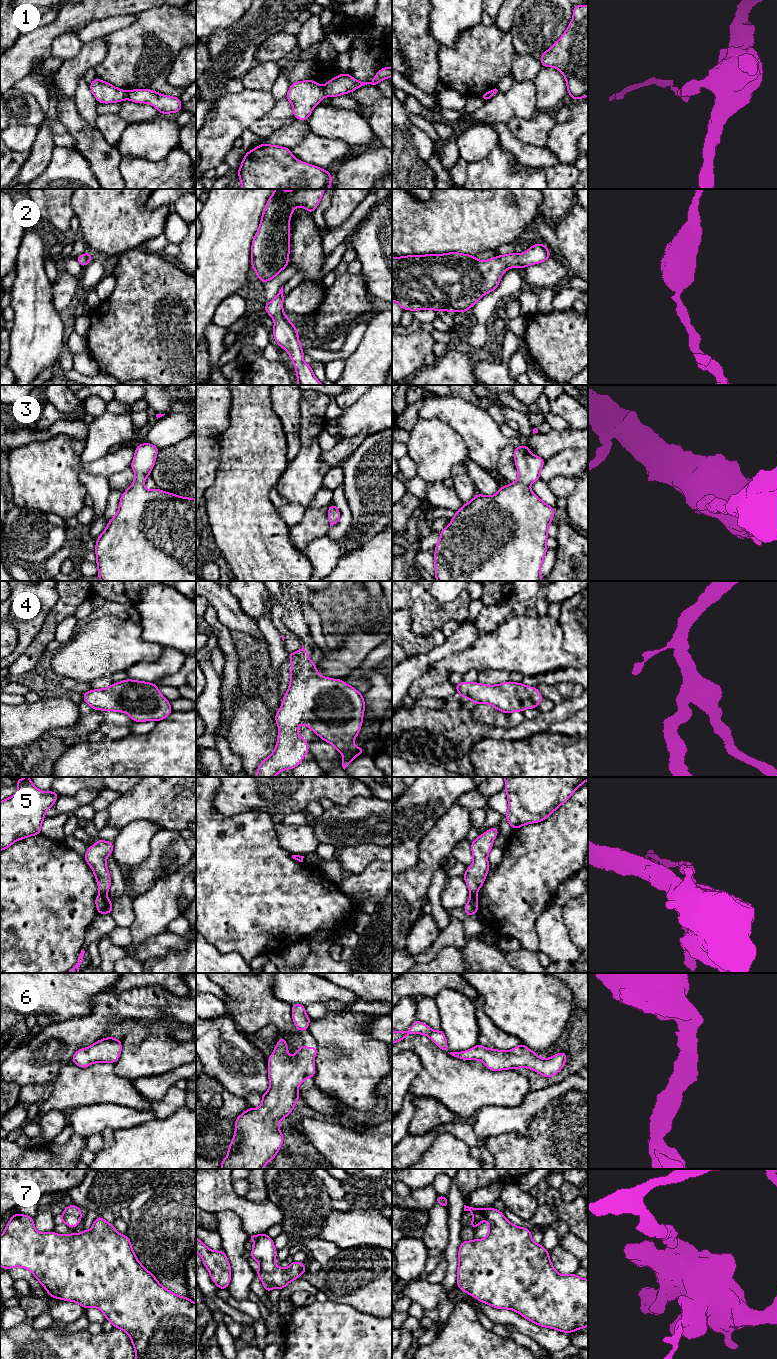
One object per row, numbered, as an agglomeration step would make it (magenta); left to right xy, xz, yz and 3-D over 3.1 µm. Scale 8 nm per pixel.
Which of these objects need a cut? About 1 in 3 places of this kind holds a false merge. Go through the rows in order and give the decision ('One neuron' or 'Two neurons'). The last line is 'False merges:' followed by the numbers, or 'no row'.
1: Two neurons
2: One neuron
3: One neuron
4: One neuron
5: Two neurons
6: One neuron
7: One neuron
False merges: 1, 5

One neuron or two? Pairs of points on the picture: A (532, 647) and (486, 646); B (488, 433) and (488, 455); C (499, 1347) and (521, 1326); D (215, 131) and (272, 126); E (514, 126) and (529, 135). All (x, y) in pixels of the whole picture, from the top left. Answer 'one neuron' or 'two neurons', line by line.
A: one neuron
B: one neuron
C: two neurons
D: two neurons
E: one neuron

